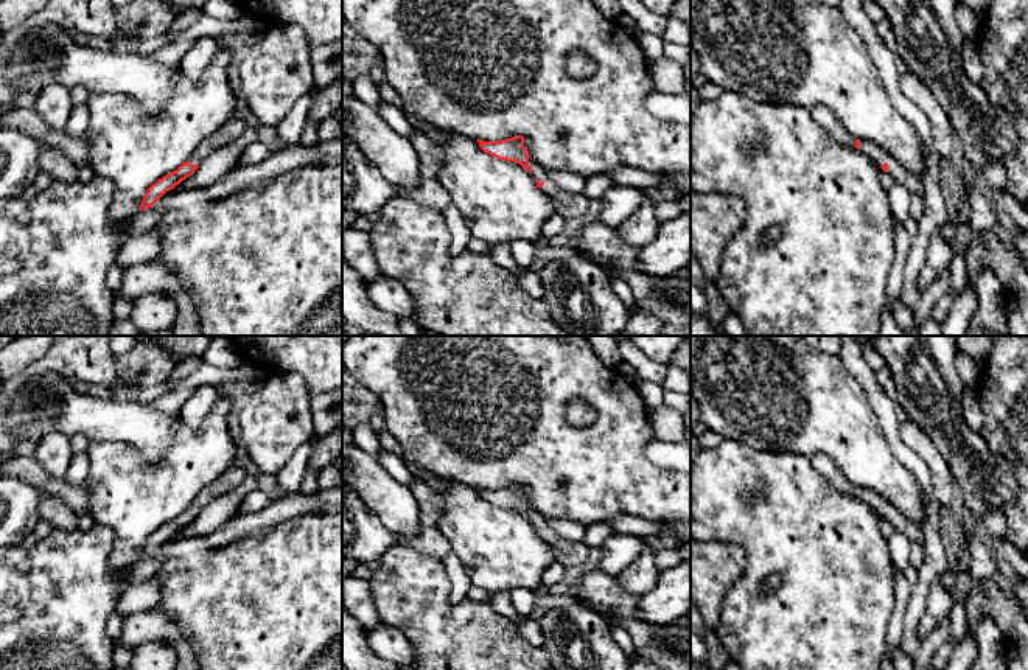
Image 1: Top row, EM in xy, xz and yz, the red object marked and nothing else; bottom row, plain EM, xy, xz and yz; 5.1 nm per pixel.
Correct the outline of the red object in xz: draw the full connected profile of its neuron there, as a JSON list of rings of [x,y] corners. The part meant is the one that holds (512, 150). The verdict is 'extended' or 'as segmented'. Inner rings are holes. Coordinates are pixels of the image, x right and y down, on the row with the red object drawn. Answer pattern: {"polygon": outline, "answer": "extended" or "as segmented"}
{"polygon": [[[515,135],[501,141],[477,140],[481,149],[499,160],[516,162],[527,169],[537,182],[537,187],[551,199],[555,213],[565,219],[575,219],[586,213],[589,199],[583,193],[568,193],[552,182],[549,171],[537,165],[524,146],[524,137]]], "answer": "extended"}

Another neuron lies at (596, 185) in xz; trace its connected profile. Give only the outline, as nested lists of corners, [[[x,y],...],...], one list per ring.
[[[603,173],[599,176],[586,177],[586,185],[583,190],[583,196],[586,199],[600,197],[610,187],[613,185],[610,173]]]

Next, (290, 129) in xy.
[[[314,90],[303,95],[278,123],[277,134],[285,148],[300,145],[300,138],[308,123],[309,106],[313,103]]]

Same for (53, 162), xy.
[[[39,145],[39,169],[65,183],[76,182],[79,174],[79,169],[61,151],[47,145]]]

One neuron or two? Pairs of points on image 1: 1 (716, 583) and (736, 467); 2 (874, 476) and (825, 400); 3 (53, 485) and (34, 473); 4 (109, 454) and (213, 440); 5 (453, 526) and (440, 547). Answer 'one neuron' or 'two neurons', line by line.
1: two neurons
2: one neuron
3: one neuron
4: one neuron
5: two neurons

